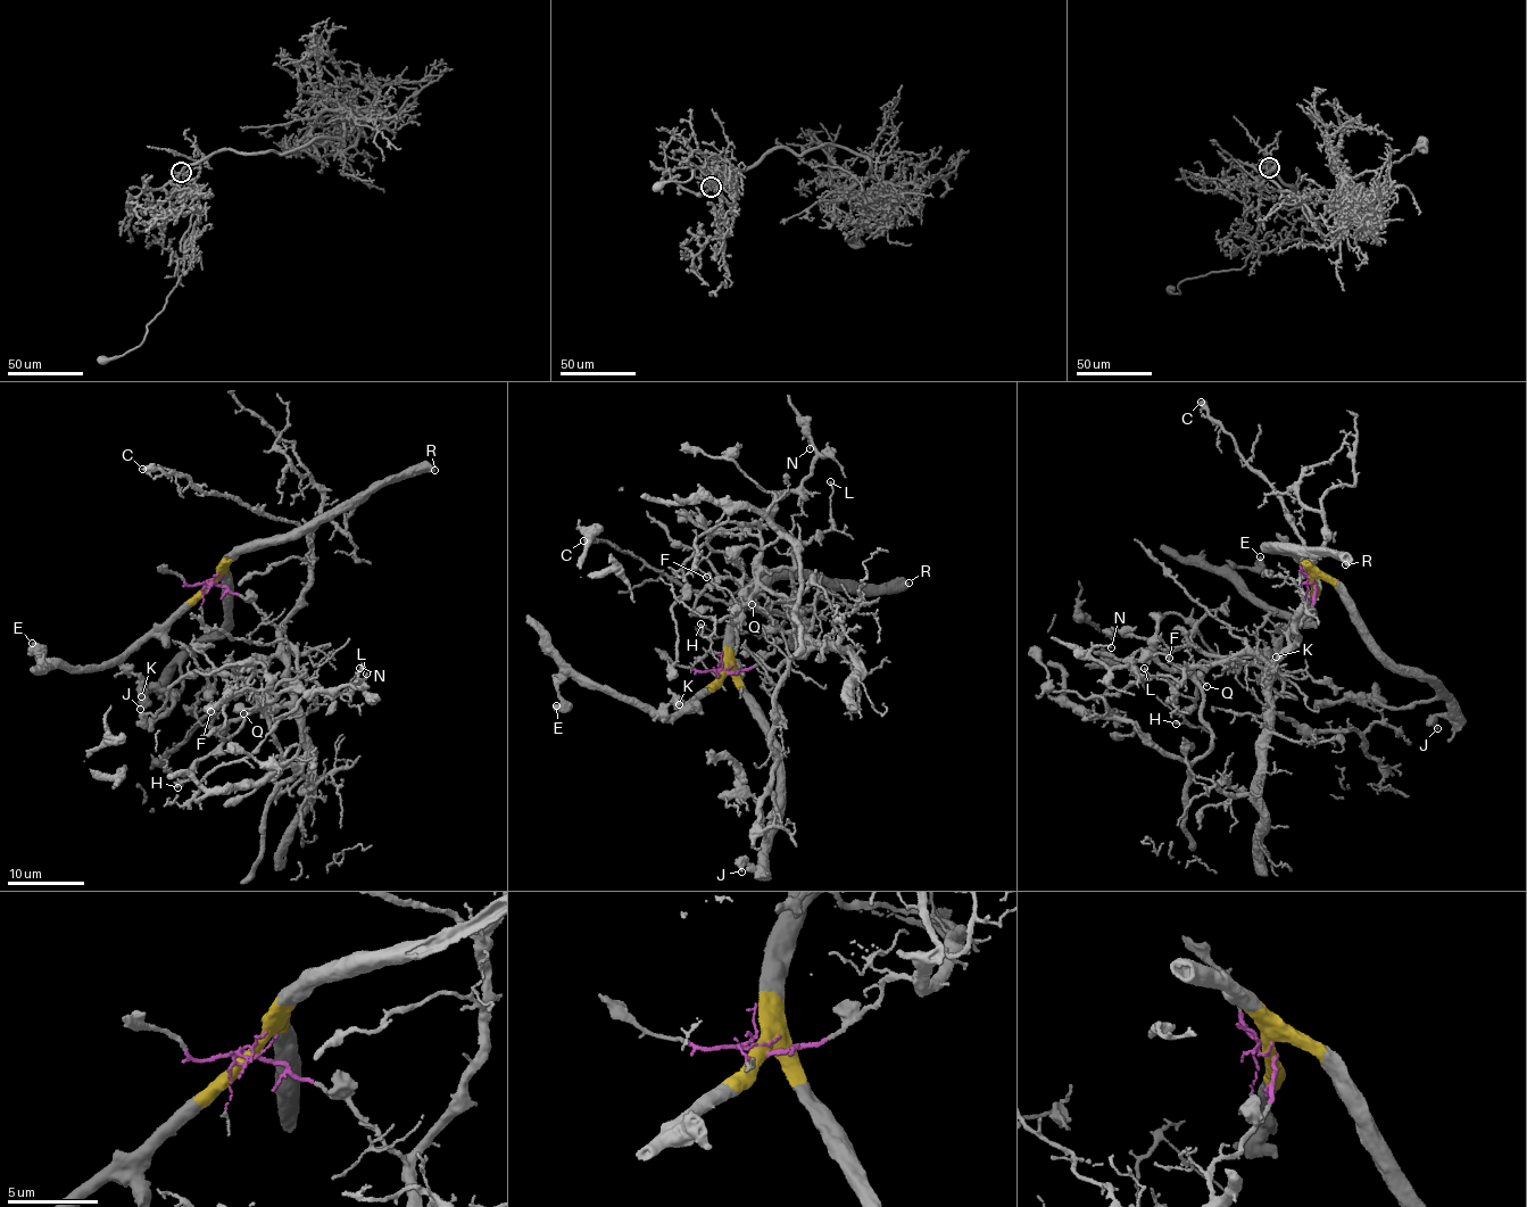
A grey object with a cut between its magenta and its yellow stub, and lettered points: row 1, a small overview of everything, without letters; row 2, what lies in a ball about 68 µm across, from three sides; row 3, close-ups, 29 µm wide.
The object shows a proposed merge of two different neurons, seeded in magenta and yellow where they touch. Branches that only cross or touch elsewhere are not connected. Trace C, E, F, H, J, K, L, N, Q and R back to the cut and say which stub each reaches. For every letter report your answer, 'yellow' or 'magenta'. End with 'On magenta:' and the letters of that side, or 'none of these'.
C: magenta
E: yellow
F: magenta
H: magenta
J: yellow
K: yellow
L: magenta
N: magenta
Q: magenta
R: yellow
On magenta: C, F, H, L, N, Q

